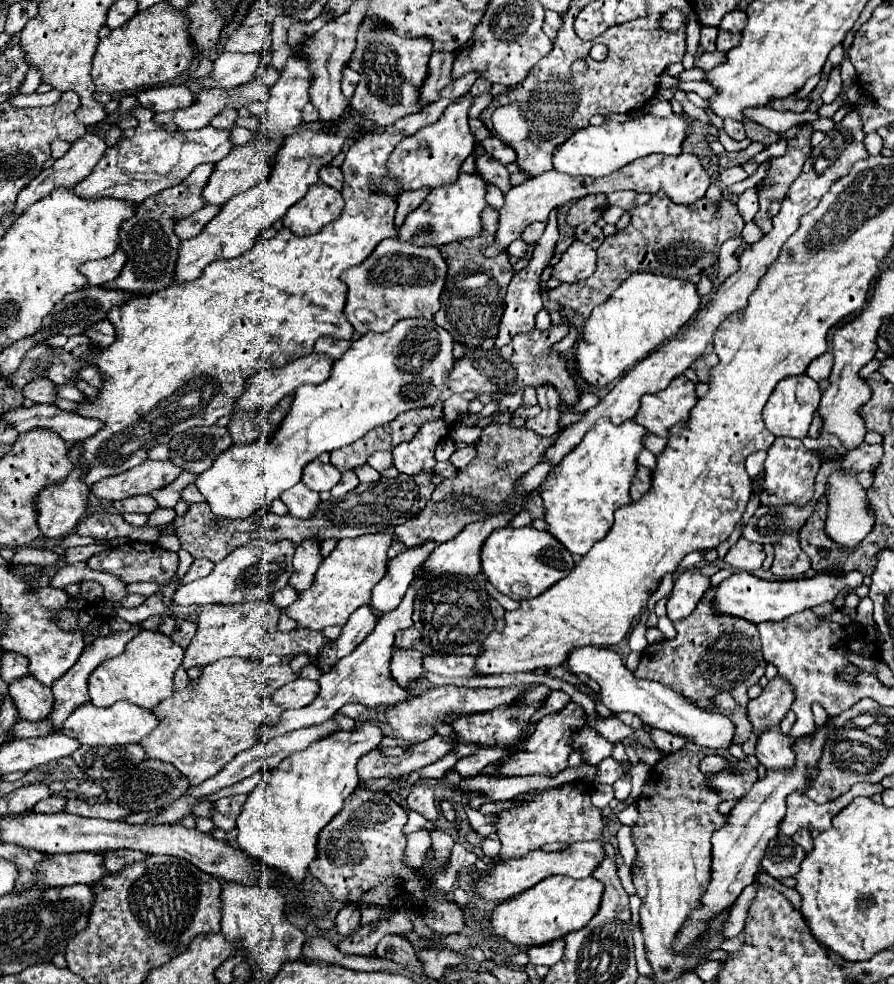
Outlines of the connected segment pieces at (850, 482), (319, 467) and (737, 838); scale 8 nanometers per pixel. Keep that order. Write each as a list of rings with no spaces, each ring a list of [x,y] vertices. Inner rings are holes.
[[[833,474],[827,482],[827,492],[825,496],[829,498],[829,512],[825,520],[825,530],[827,534],[849,548],[857,546],[873,528],[873,516],[867,510],[867,500],[865,500],[865,490],[853,480],[855,474]]]
[[[313,460],[303,468],[303,478],[301,482],[315,492],[331,490],[337,482],[341,480],[341,472],[333,464],[323,464],[321,460]]]
[[[817,728],[813,732],[813,740],[809,740],[809,742],[799,740],[793,746],[795,754],[797,754],[795,768],[793,770],[767,770],[767,776],[763,780],[757,780],[753,784],[753,788],[739,800],[739,804],[733,806],[733,810],[727,814],[727,824],[723,828],[719,828],[717,832],[713,832],[713,838],[711,838],[711,844],[713,844],[713,862],[711,862],[713,874],[711,874],[711,884],[709,884],[705,896],[701,898],[703,910],[695,910],[691,914],[689,922],[685,922],[683,930],[679,932],[679,936],[673,944],[675,952],[683,952],[693,940],[697,940],[705,930],[705,922],[711,916],[719,914],[721,910],[729,908],[737,900],[741,890],[747,884],[755,882],[755,874],[761,866],[761,858],[765,854],[767,842],[777,836],[779,822],[785,816],[785,798],[795,790],[801,790],[801,792],[807,790],[807,786],[811,782],[811,776],[815,776],[817,760],[821,756],[821,748],[827,740],[827,734],[829,734],[827,728]]]

